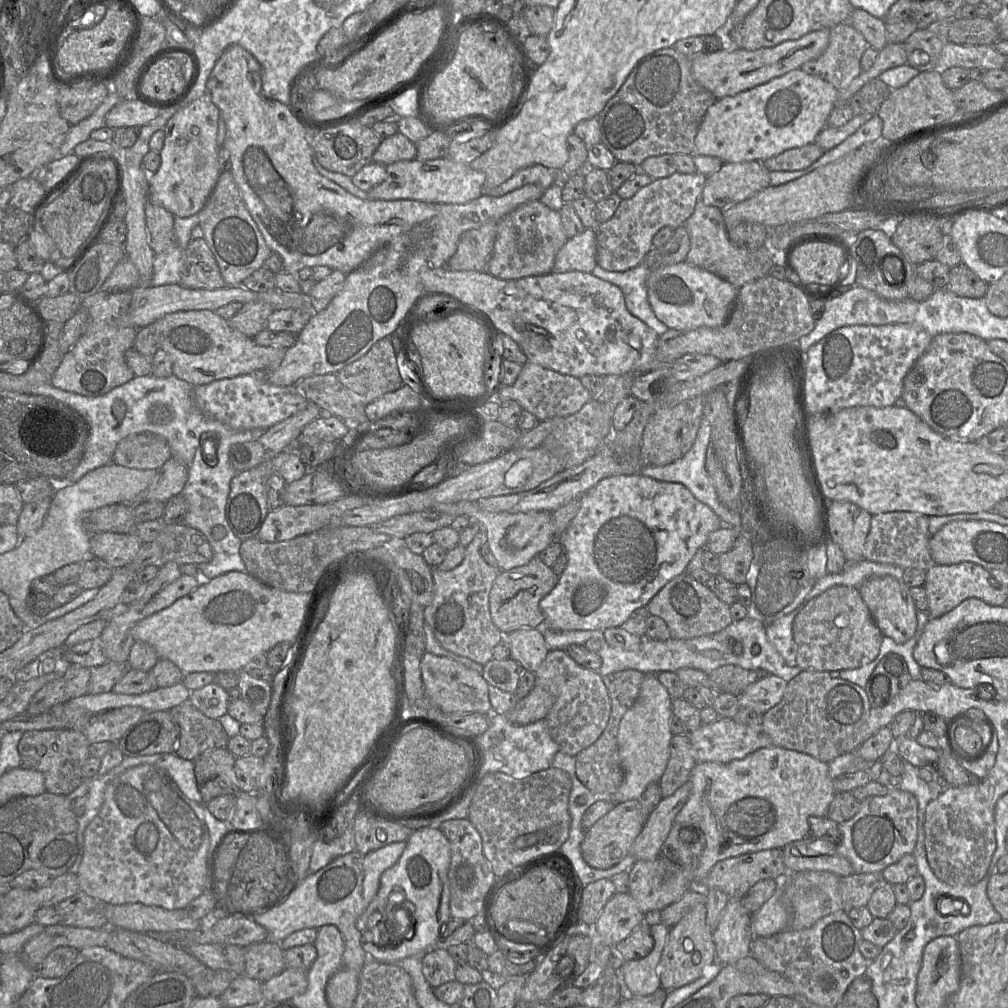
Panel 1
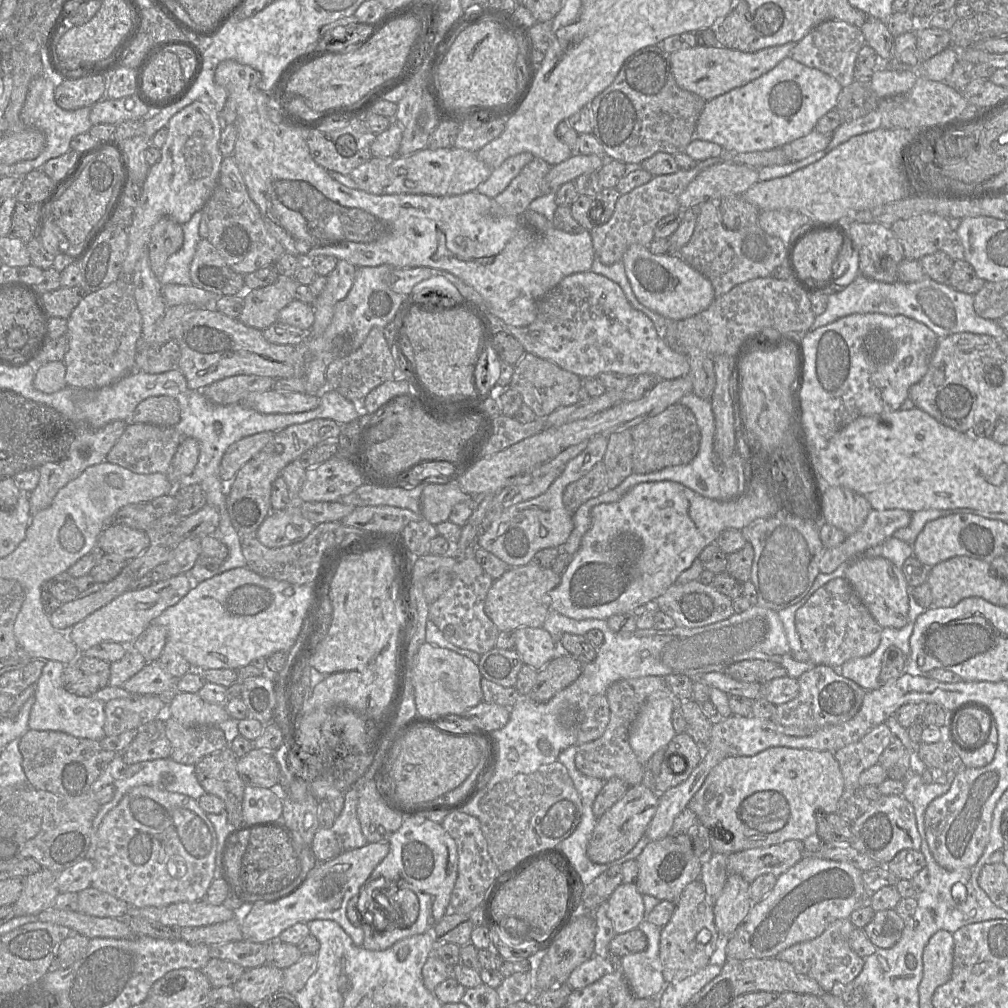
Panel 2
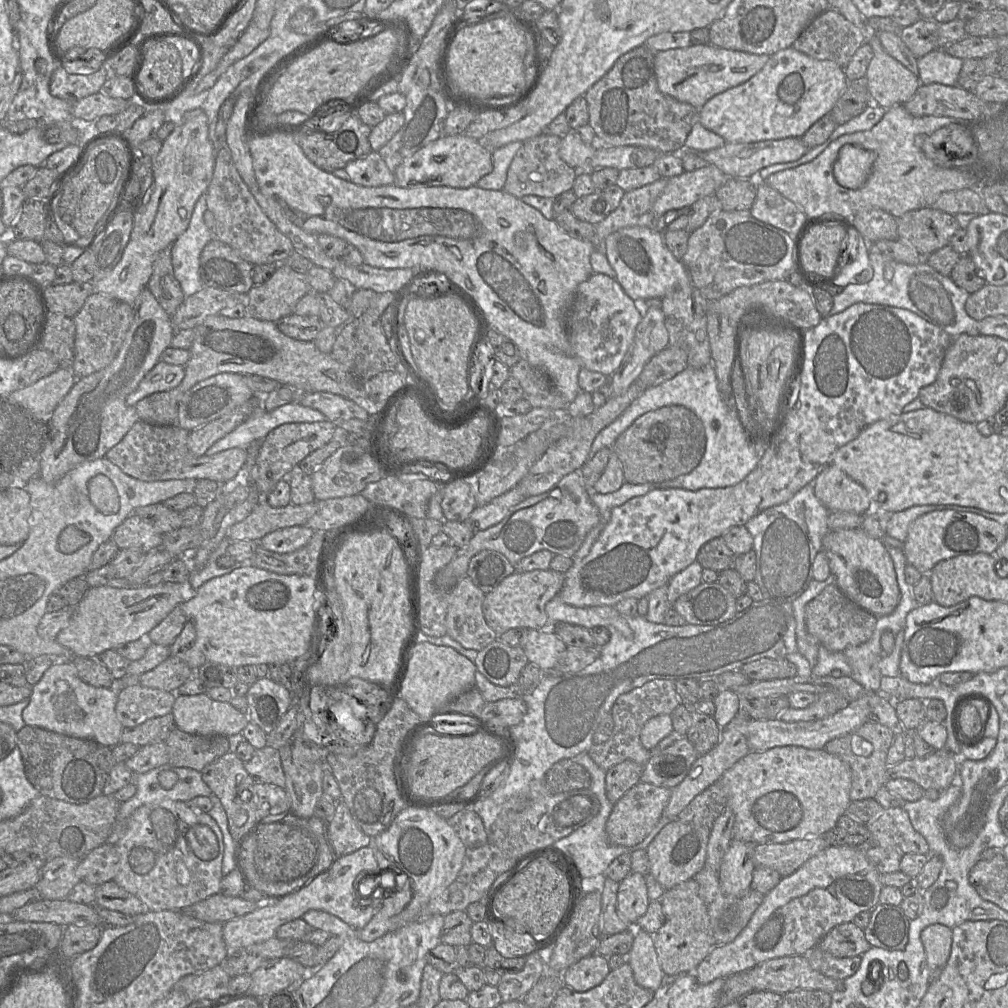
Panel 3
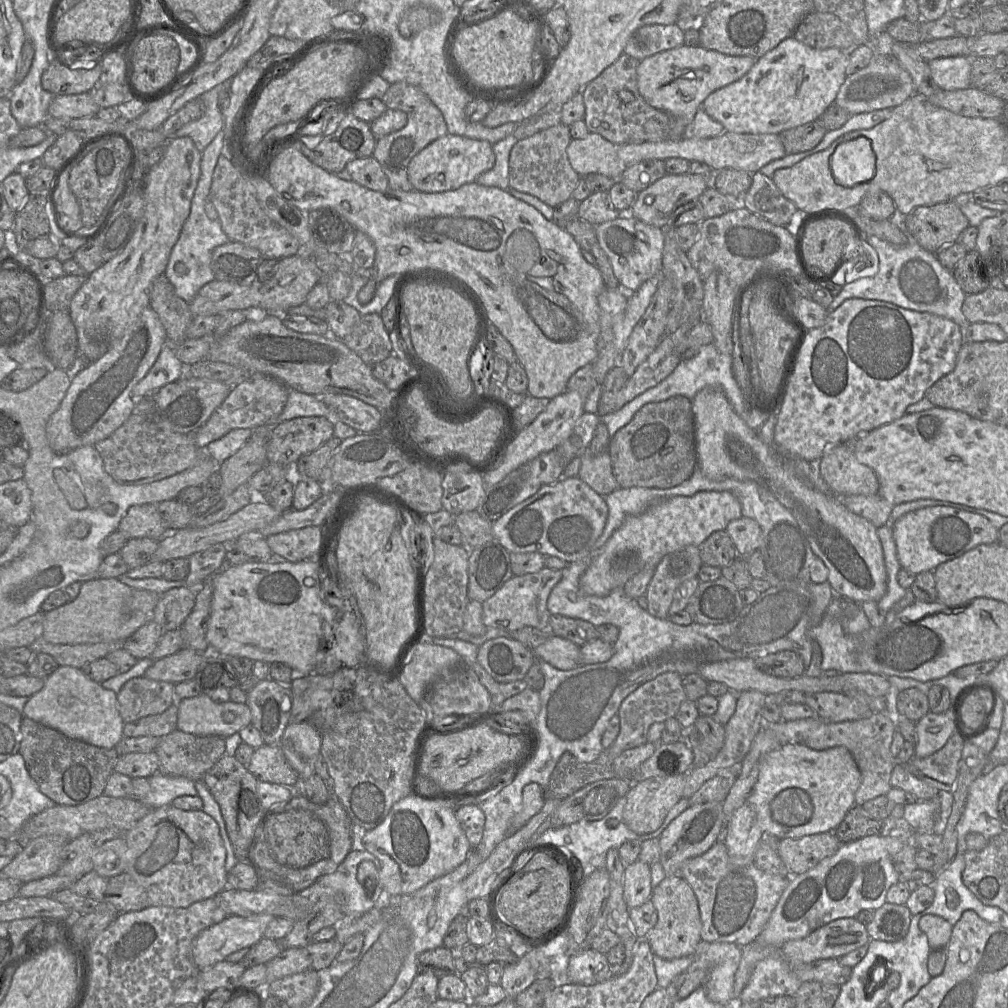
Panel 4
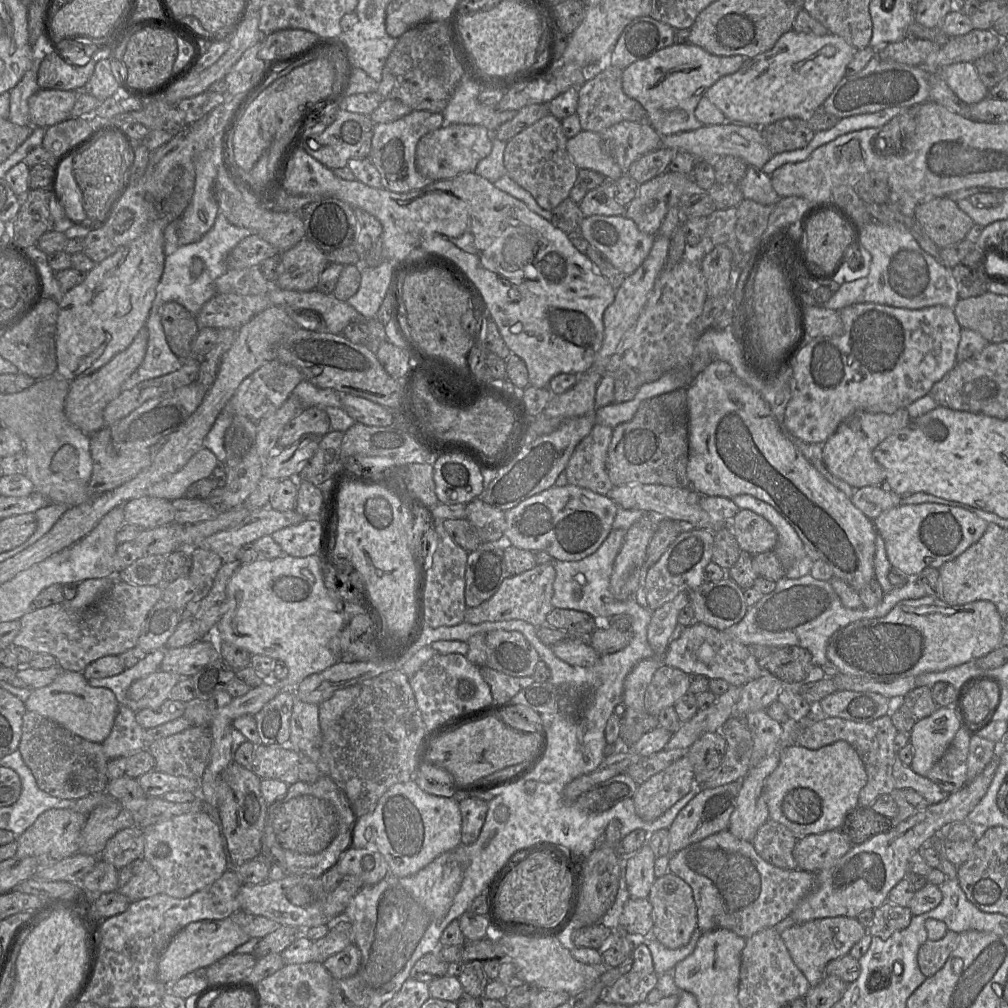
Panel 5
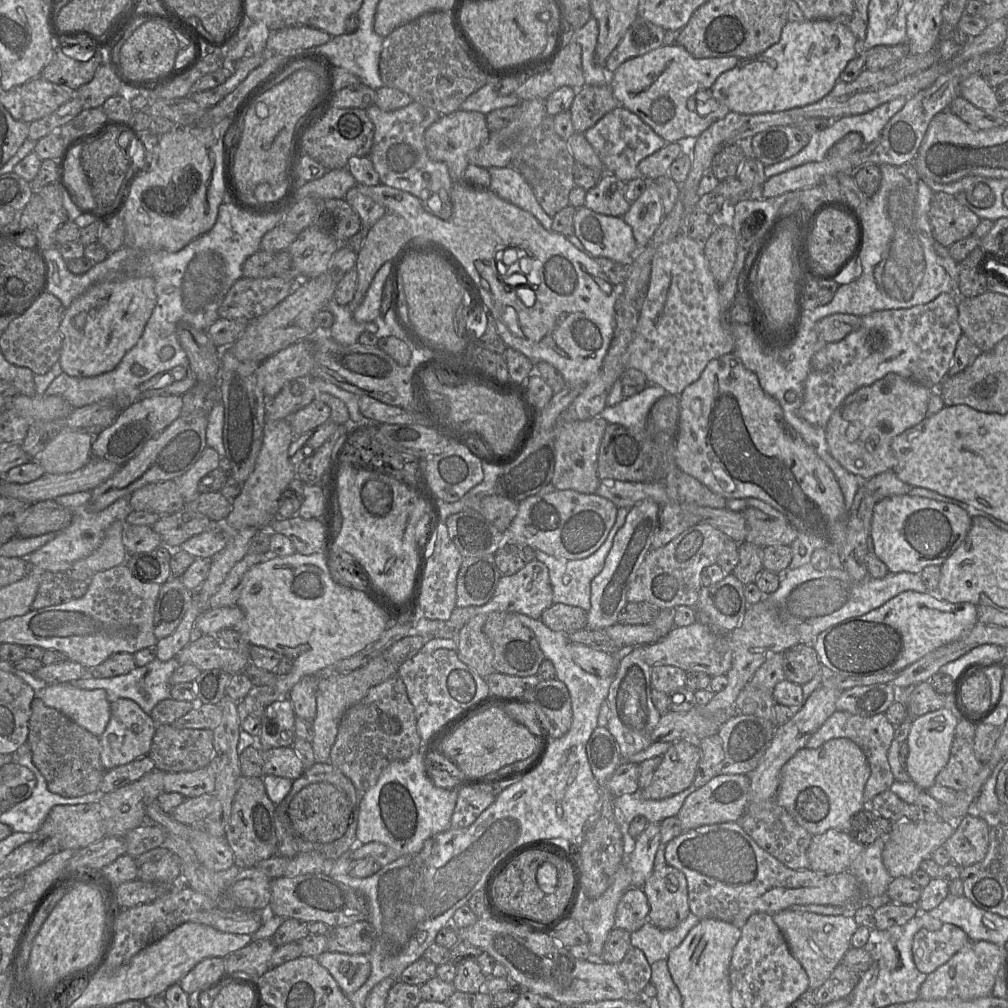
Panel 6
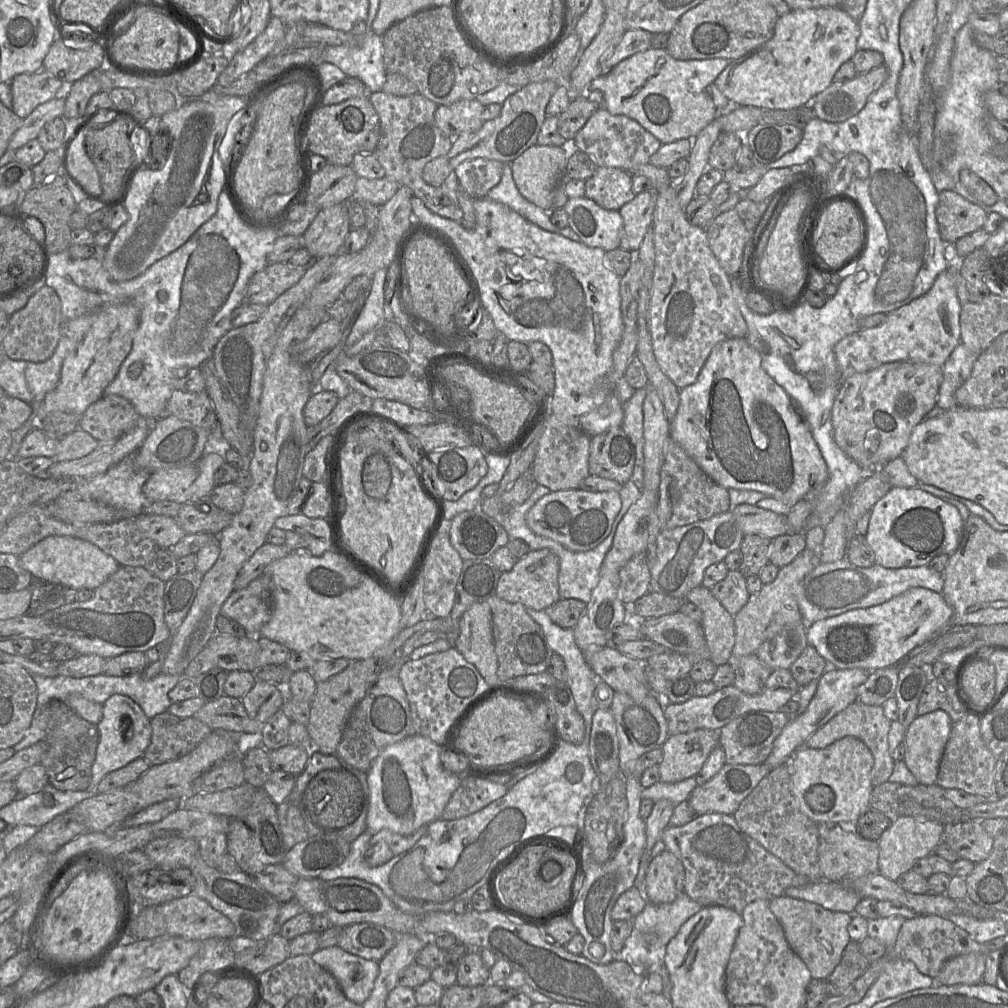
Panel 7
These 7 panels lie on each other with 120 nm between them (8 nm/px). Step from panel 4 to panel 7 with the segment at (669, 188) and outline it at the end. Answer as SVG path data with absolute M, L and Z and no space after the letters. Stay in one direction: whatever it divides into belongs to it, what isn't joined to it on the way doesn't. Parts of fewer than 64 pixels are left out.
M657 192L637 194L618 211L623 219L623 230L619 248L636 253L653 222Z

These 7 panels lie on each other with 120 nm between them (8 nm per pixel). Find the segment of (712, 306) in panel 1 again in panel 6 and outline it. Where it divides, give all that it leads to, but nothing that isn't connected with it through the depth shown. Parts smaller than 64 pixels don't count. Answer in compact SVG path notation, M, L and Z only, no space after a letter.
M585 206L576 208L574 235L592 257L605 257L621 264L629 264L638 251L631 226L622 217L596 213Z

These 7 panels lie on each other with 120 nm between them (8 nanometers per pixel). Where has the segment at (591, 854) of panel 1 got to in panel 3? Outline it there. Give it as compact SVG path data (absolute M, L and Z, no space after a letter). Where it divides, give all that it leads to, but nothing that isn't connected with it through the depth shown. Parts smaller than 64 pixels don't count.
M639 781L630 788L613 806L605 830L612 845L631 847L640 843L658 823L669 801L671 790Z

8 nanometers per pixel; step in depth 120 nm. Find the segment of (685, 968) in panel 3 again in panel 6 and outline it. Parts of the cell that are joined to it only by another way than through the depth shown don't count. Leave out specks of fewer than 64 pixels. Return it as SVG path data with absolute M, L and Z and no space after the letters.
M673 866L654 869L641 888L649 904L648 921L660 929L675 928L691 912L686 877Z

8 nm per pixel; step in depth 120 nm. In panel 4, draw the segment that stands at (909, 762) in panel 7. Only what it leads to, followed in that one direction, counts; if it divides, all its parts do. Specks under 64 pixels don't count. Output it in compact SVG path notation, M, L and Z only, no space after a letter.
M952 711L940 714L928 712L916 722L916 731L918 741L914 746L914 757L932 755L940 750L955 732Z

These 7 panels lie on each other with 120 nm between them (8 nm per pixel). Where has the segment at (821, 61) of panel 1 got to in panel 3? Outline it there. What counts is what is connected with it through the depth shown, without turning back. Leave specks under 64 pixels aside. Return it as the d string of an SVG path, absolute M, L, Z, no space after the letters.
M833 8L816 16L792 47L818 60L830 60L845 68L866 41L865 32Z

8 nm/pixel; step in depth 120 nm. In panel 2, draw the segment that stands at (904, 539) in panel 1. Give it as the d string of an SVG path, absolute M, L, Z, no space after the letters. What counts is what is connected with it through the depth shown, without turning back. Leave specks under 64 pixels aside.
M872 509L864 524L853 534L847 536L839 545L833 548L824 549L819 560L819 571L823 574L830 574L844 562L850 562L858 556L863 555L868 549L877 546L886 539L893 536L894 532L909 525L912 513L903 509Z

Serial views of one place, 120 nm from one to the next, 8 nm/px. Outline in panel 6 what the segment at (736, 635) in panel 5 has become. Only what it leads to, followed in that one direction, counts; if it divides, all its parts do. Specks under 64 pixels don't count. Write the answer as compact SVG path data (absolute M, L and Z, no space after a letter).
M811 562L796 569L788 569L783 573L779 588L767 597L767 607L773 609L780 620L794 628L800 635L800 643L813 647L817 636L826 629L847 619L864 615L886 603L891 598L904 591L927 593L929 590L923 583L920 574L911 572L889 572L883 578L868 575L863 580L853 579L843 568L829 567L825 570L815 569Z

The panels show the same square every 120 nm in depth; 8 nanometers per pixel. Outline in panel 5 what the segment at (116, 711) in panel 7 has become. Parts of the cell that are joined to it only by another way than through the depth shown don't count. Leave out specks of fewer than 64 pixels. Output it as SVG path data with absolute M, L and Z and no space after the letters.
M121 704L111 732L101 744L103 752L112 760L147 749L145 733L146 730L136 721L136 712Z

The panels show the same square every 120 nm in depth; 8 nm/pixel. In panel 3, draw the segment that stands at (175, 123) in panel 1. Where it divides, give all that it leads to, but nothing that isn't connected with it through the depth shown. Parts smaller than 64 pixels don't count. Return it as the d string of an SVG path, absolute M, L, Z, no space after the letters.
M198 108L186 112L182 124L175 125L158 155L152 159L152 169L141 181L133 228L121 259L106 277L92 281L94 292L108 294L129 304L133 304L147 287L158 253L172 245L187 229L197 200L206 193L213 178L216 155L209 139L205 112Z

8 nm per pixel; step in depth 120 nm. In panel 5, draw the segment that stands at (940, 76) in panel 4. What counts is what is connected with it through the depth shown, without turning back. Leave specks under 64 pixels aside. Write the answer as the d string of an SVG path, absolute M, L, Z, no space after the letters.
M958 62L939 70L949 88L966 104L972 105L989 96L973 62Z

